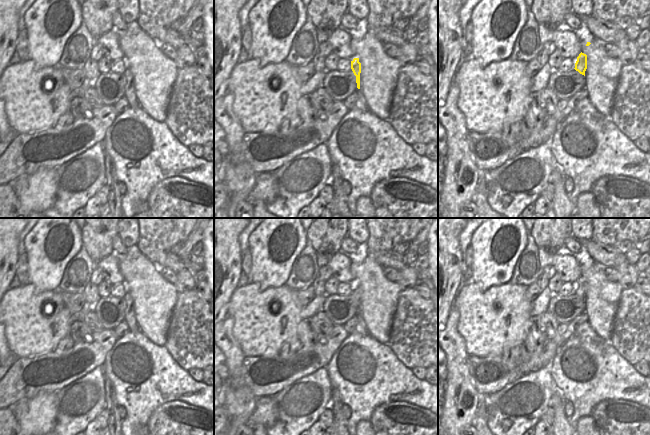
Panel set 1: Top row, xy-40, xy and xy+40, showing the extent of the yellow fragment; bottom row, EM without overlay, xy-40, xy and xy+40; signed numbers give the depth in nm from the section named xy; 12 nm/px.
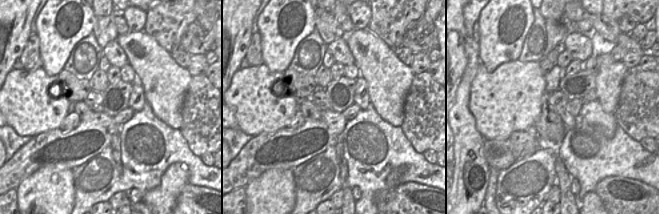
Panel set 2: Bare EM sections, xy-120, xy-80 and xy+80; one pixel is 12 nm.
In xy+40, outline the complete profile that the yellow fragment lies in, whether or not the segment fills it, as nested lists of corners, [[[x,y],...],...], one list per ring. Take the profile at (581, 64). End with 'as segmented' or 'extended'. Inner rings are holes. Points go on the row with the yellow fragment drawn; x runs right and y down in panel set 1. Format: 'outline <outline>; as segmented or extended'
outline [[[580,53],[579,56],[577,57],[577,61],[575,63],[575,68],[576,71],[578,71],[580,74],[585,76],[585,71],[587,69],[587,55],[584,53]]]; as segmented

